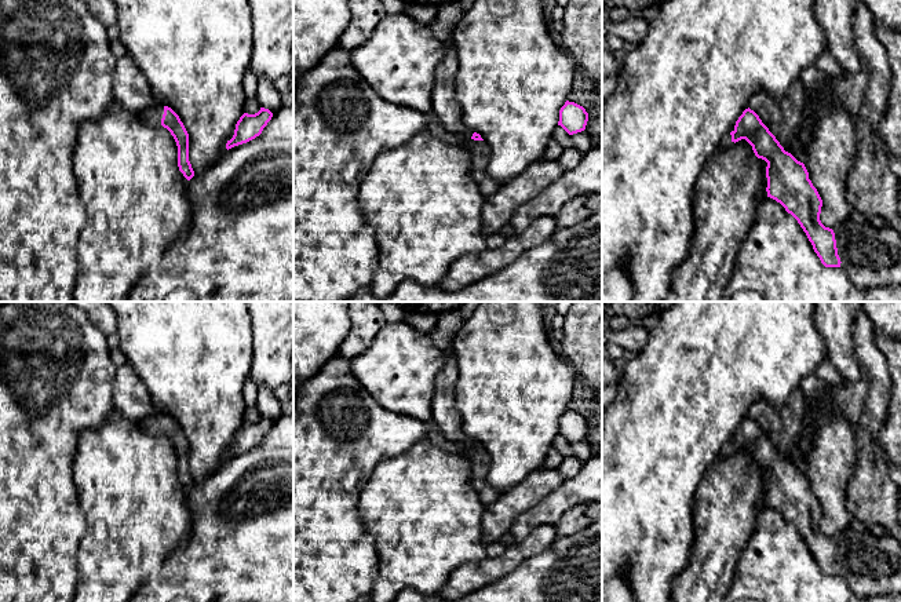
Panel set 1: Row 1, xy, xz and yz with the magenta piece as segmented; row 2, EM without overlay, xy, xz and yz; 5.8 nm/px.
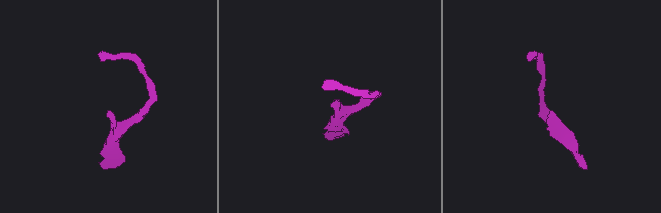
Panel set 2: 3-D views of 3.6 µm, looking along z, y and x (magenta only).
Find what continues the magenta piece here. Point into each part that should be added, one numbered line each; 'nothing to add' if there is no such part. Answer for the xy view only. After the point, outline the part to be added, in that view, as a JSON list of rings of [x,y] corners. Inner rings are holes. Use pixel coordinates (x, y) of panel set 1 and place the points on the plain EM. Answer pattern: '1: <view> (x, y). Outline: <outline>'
1: xy (153, 423). Outline: [[[163,413],[153,415],[153,416],[149,416],[149,417],[139,420],[139,426],[142,428],[149,430],[152,433],[157,433],[157,434],[161,434],[163,423],[164,423],[164,415]]]

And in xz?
1: xz (444, 415). Outline: [[[446,350],[445,362],[437,375],[431,402],[431,422],[449,441],[471,448],[473,439],[462,431],[462,417],[455,406],[457,366],[453,350]]]

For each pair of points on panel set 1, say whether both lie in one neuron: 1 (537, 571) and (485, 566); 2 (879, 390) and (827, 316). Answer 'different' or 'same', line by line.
1: different
2: different

